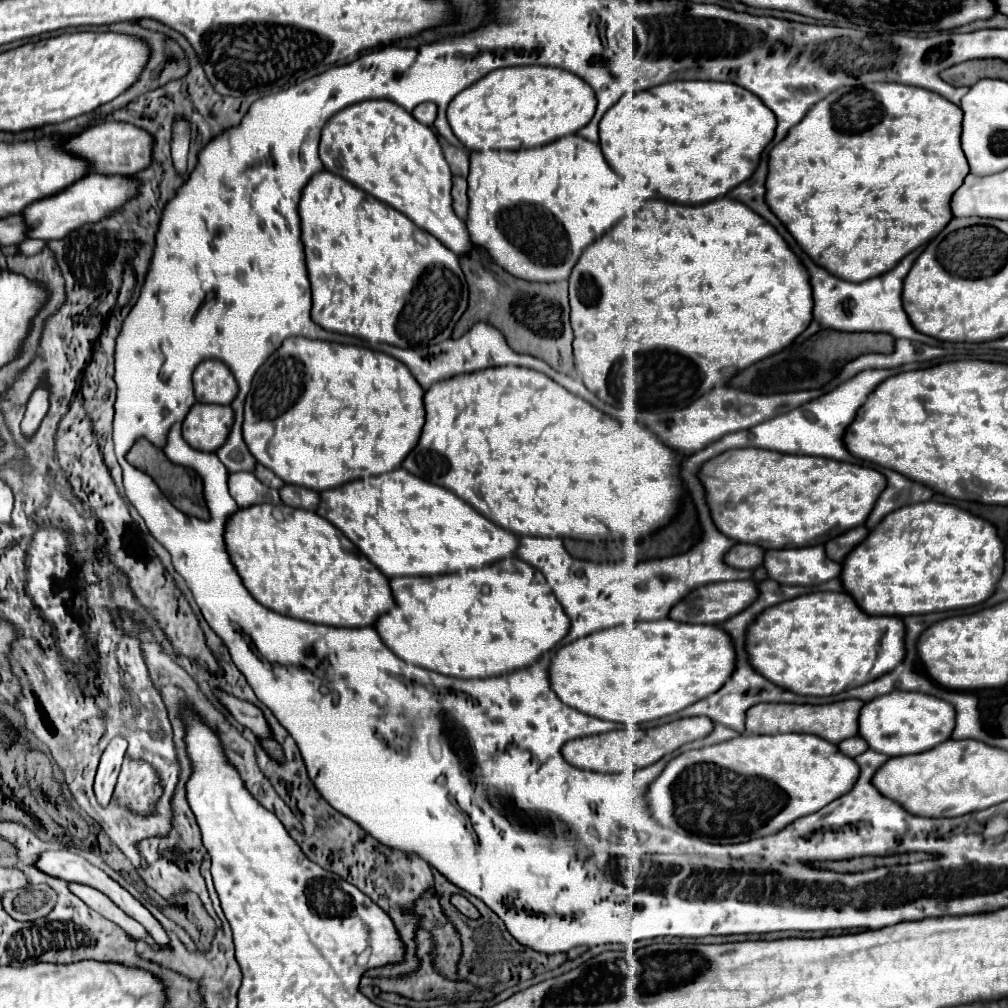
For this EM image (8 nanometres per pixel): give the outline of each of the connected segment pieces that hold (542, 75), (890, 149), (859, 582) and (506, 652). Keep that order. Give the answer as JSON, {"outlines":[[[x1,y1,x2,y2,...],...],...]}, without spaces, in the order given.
{"outlines":[[[552,66,498,68,460,92,448,106,448,122,468,150,518,150,574,134,592,120,596,96,572,72]],[[876,82,862,88,838,88,832,94,828,94,824,100,814,104,808,110,808,116,804,116,804,120,796,124,796,128,792,128,780,144,772,148,770,162,768,162,768,180,766,180,766,202,772,208,772,212,782,220,782,224,788,228,788,232,794,236,794,240,800,244,800,248,816,264,828,268,828,272,840,276,842,280,864,282,868,278,892,270,906,254,910,254,918,246,928,244,952,220,952,210,950,210,952,194,960,188,964,178,970,174,966,156,960,148,960,132,962,132,962,110,936,92,928,92,924,88,912,88,904,84,876,84]],[[930,500,924,504,904,506,888,514,868,534,868,538,846,556,842,566,842,584,866,614,904,618,910,614,960,610,982,604,996,592,998,580,1004,574,1004,562,1004,542,988,520,960,510,958,506]],[[520,558,444,576,400,576,390,580,396,608,376,620,382,642,404,662,454,678,492,678,528,668,552,650,570,630,570,618,554,598,544,576]]]}

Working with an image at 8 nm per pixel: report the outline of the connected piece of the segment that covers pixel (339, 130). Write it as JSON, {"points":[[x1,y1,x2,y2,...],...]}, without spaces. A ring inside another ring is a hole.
{"points":[[390,100,352,104,332,116,320,140,324,168,408,216,418,228,438,238,456,256,472,250,464,220,452,208,452,172,436,134]]}

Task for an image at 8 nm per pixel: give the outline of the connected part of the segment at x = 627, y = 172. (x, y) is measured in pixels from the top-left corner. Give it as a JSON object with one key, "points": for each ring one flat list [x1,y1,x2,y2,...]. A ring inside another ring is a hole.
{"points":[[676,80,676,82,654,86,654,88,644,90,644,92,628,92,628,94,624,94,604,114,604,118,600,120,600,146,602,146,606,162,612,166,612,170,622,180,644,182,644,186,648,190,652,190,654,196,670,200,670,202,678,202,678,204,704,204,708,200,716,200,716,198,726,196,732,188,736,188,738,184,742,184,744,180,748,180,754,174,764,148,770,144,770,140,774,136,774,130,776,130,776,116,774,116,774,112,768,110,768,108,764,108,764,102,758,96,754,96,752,92,748,92,746,88,740,88,740,86,728,84,728,82,702,82,702,80,684,80,684,82,680,82,680,80]]}

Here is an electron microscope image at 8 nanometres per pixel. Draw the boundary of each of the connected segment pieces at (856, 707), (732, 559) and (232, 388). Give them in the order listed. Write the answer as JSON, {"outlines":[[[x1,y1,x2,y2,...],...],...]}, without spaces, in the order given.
{"outlines":[[[842,700,822,706,812,704,756,704,746,712,746,732,752,734,780,734,780,732,806,732,816,734,832,744,852,738,858,734,858,716,862,710,862,700]],[[736,544,726,554,726,562,732,564,734,568,754,570,754,568,762,566,762,562,764,562,764,548,756,548,754,544]],[[206,360,194,370,194,392,198,402,228,406,236,398,238,382,226,364,218,360]]]}

